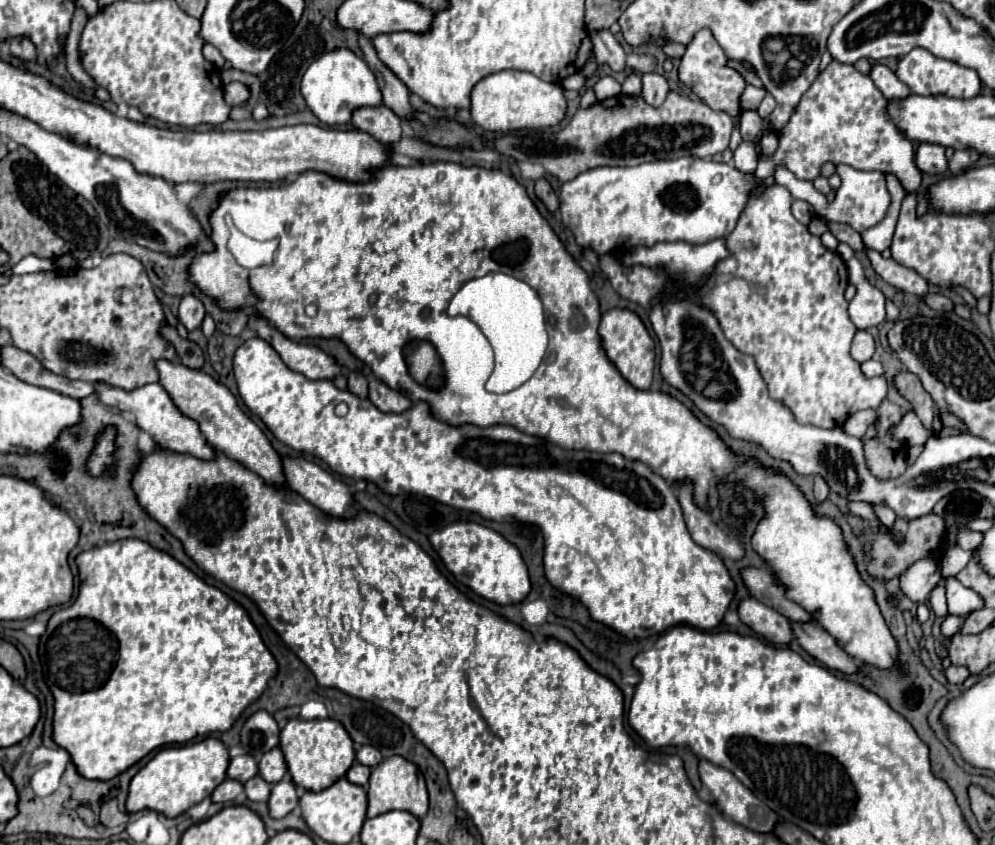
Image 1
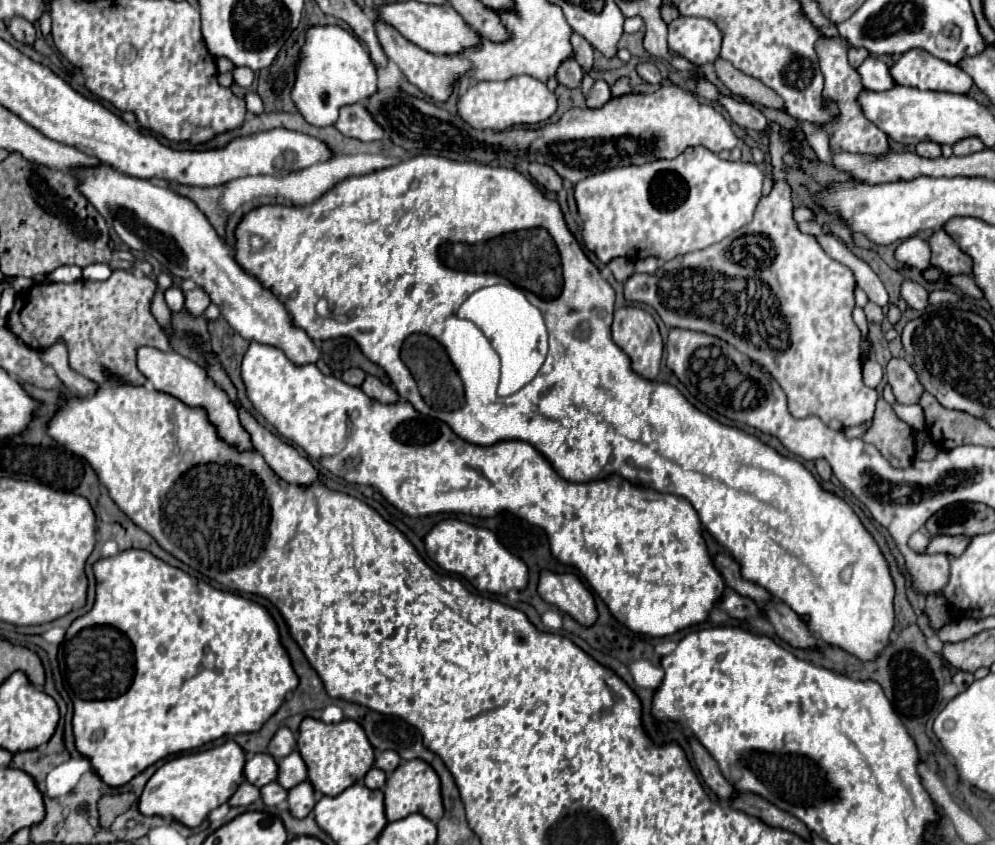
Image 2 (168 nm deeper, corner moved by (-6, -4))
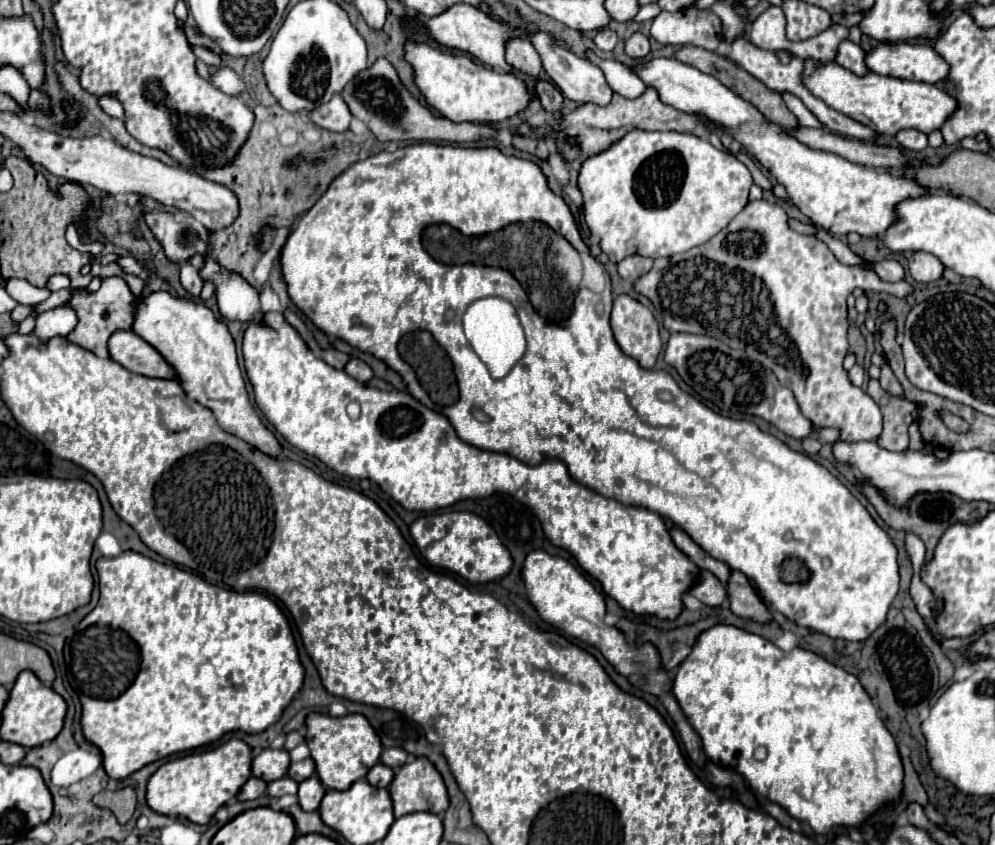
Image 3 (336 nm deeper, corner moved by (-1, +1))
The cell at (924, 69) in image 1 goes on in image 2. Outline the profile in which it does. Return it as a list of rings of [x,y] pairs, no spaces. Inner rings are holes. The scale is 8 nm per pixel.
[[[922,48],[904,52],[890,68],[890,76],[896,84],[912,86],[918,90],[966,94],[972,86],[972,78],[964,70],[932,56]]]

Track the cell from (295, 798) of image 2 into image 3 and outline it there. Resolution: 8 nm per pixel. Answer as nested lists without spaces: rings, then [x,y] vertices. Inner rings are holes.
[[[311,775],[309,779],[299,783],[297,797],[299,797],[299,805],[303,811],[317,811],[323,795],[325,795],[325,787],[317,775]]]

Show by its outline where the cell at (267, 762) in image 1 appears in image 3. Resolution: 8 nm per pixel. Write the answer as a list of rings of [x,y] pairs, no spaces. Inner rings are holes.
[[[307,757],[307,759],[303,759],[303,761],[291,763],[291,765],[289,765],[289,771],[287,771],[287,777],[289,777],[289,779],[295,779],[295,781],[299,783],[299,781],[311,777],[313,773],[315,773],[315,763],[313,763],[311,757]]]

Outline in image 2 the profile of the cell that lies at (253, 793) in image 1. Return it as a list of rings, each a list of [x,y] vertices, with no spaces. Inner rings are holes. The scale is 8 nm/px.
[[[272,782],[272,784],[266,784],[262,790],[262,800],[266,806],[278,806],[282,800],[286,800],[288,796],[288,790],[282,788],[278,782]]]

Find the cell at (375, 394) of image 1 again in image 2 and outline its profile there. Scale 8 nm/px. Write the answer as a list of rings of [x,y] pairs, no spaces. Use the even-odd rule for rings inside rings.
[[[366,374],[366,380],[362,382],[360,388],[362,388],[364,394],[368,394],[370,398],[380,400],[384,404],[390,404],[390,402],[396,402],[398,400],[398,394],[390,386],[382,384],[376,376],[370,376],[370,374]]]

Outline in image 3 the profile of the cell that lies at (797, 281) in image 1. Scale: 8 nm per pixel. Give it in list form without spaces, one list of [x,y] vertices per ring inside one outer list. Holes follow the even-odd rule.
[[[765,199],[761,201],[751,201],[723,231],[719,231],[715,235],[715,239],[699,245],[699,247],[693,247],[689,249],[687,253],[677,253],[677,255],[671,255],[671,257],[663,257],[663,259],[655,259],[653,263],[653,269],[647,273],[647,275],[641,275],[635,283],[633,283],[633,289],[641,295],[645,295],[657,309],[657,313],[663,315],[663,321],[665,321],[665,329],[669,333],[677,333],[677,331],[685,331],[685,333],[701,333],[701,335],[709,335],[709,337],[715,337],[723,343],[727,343],[731,349],[741,349],[749,355],[751,361],[759,361],[763,367],[771,369],[775,373],[775,377],[779,379],[779,383],[783,383],[787,389],[793,391],[795,395],[795,401],[799,403],[799,409],[801,413],[811,419],[817,427],[837,427],[841,429],[841,439],[843,441],[875,441],[881,433],[881,413],[879,413],[879,407],[877,403],[861,389],[861,387],[855,387],[851,381],[849,381],[849,375],[847,371],[843,369],[843,359],[849,351],[849,339],[847,339],[847,333],[849,333],[849,317],[847,317],[847,297],[853,293],[855,287],[861,287],[861,289],[875,289],[875,287],[881,287],[881,291],[887,291],[895,297],[909,297],[915,289],[911,283],[907,281],[899,281],[899,283],[883,283],[873,271],[863,271],[859,267],[849,267],[849,265],[843,265],[835,259],[835,255],[829,251],[829,247],[819,241],[817,237],[807,237],[807,235],[801,235],[801,233],[795,233],[793,229],[789,229],[787,225],[787,213],[783,207],[779,205],[773,205]]]

